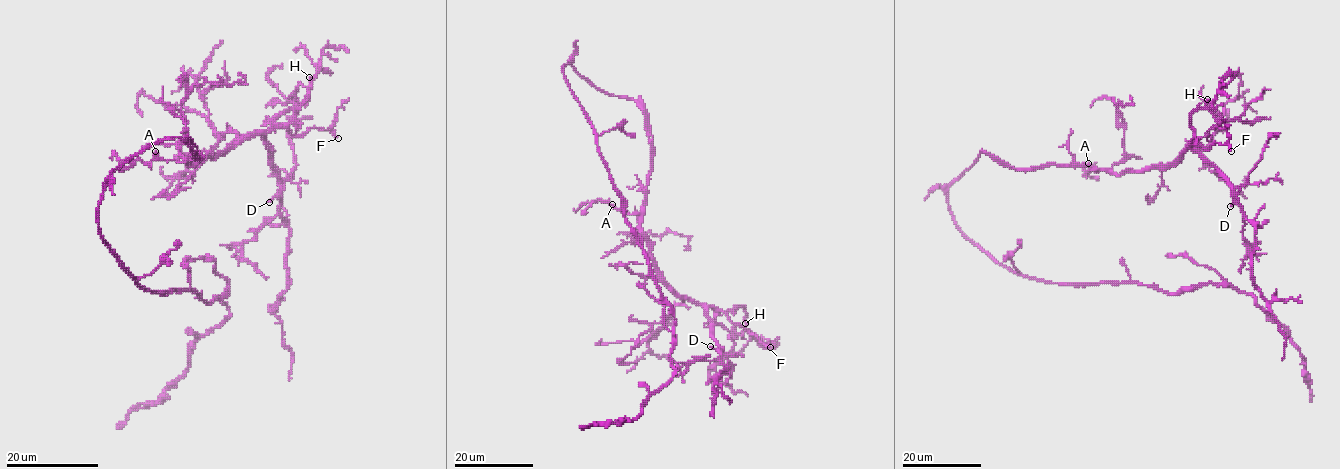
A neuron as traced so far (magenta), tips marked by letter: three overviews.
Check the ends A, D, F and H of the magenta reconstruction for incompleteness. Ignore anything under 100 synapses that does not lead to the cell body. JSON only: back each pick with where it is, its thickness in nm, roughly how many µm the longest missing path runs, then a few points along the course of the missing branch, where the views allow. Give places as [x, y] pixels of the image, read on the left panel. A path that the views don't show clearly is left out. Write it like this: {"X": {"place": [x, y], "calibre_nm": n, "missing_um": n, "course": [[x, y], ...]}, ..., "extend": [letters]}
{"extend": []}

